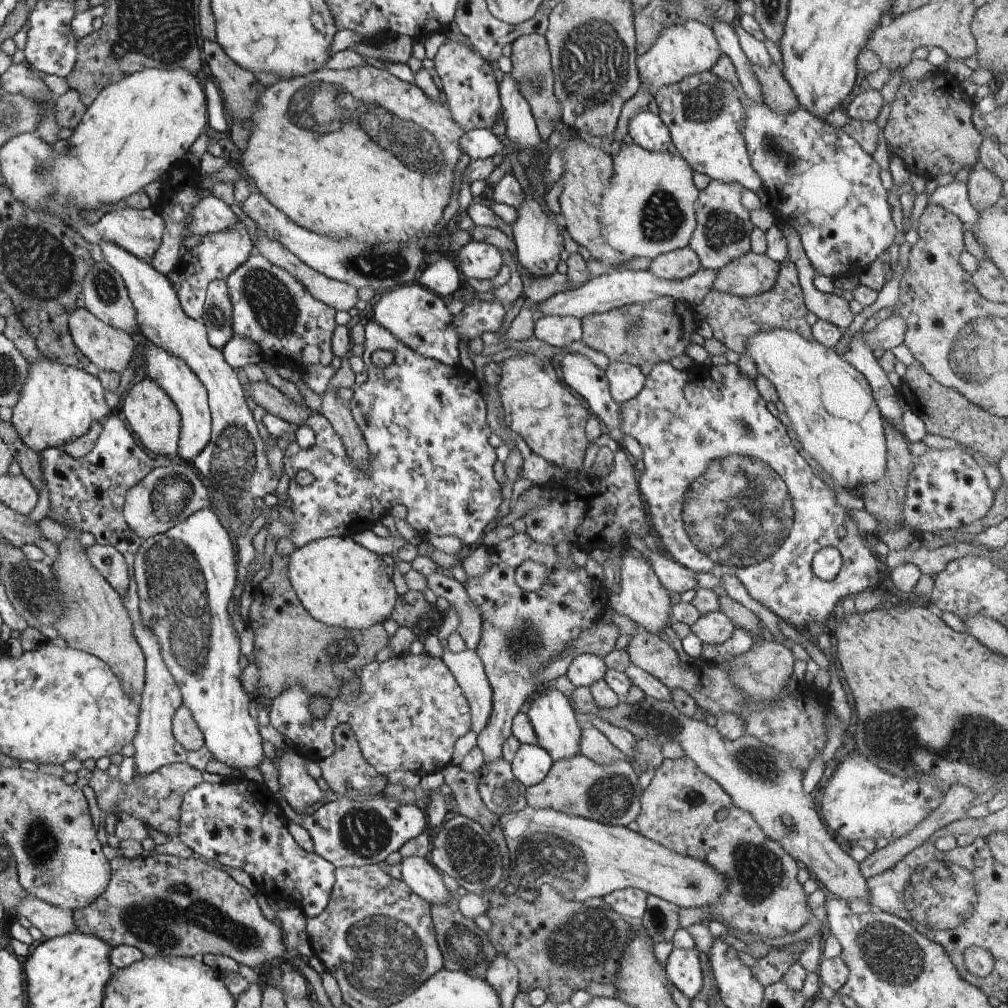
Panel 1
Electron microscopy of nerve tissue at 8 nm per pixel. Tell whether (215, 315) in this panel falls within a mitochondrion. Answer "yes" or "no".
yes

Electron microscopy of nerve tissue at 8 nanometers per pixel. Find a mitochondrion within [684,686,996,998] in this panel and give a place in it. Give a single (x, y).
(940, 893)

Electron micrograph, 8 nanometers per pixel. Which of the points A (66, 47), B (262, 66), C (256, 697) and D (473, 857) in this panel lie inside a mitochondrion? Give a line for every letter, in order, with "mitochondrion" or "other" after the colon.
A: other
B: other
C: other
D: mitochondrion

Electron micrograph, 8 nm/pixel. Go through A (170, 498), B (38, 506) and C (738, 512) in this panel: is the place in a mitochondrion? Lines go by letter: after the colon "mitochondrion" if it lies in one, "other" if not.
A: mitochondrion
B: other
C: mitochondrion

